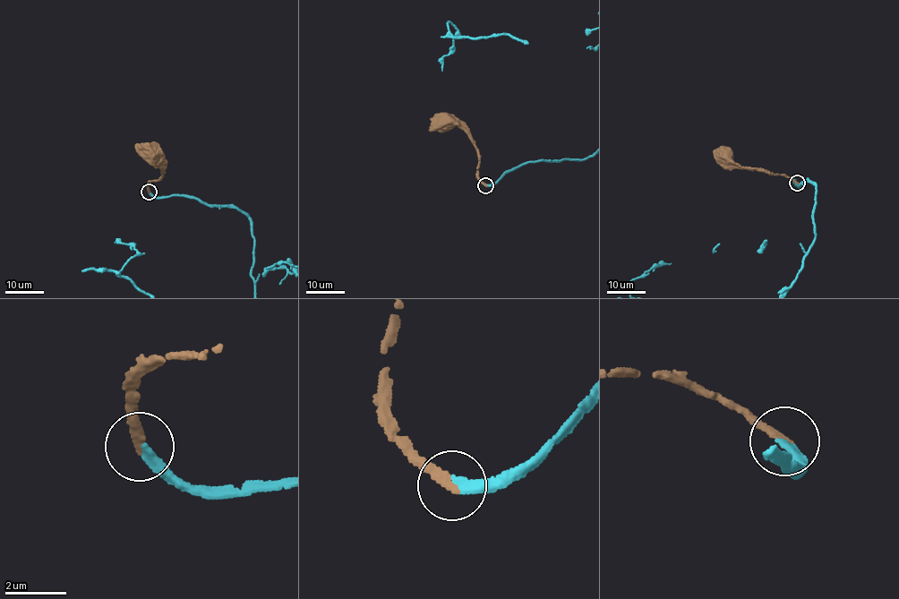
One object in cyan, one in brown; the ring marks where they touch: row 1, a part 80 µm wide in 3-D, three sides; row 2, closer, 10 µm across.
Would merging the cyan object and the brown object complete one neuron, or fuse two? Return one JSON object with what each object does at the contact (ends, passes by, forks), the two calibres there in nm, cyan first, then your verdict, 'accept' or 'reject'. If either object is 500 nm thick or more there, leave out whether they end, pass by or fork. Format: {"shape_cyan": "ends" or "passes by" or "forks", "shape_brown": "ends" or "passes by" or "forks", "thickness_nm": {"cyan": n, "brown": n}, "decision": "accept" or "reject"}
{"shape_cyan": "ends", "shape_brown": "ends", "thickness_nm": {"cyan": 280, "brown": 300}, "decision": "accept"}

